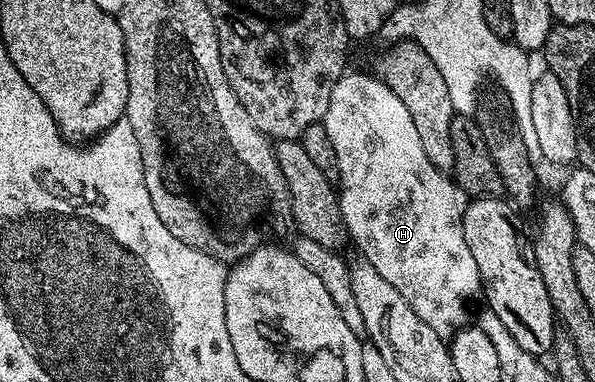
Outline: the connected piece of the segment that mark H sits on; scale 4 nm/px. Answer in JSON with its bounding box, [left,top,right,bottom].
[324,72,483,336]

